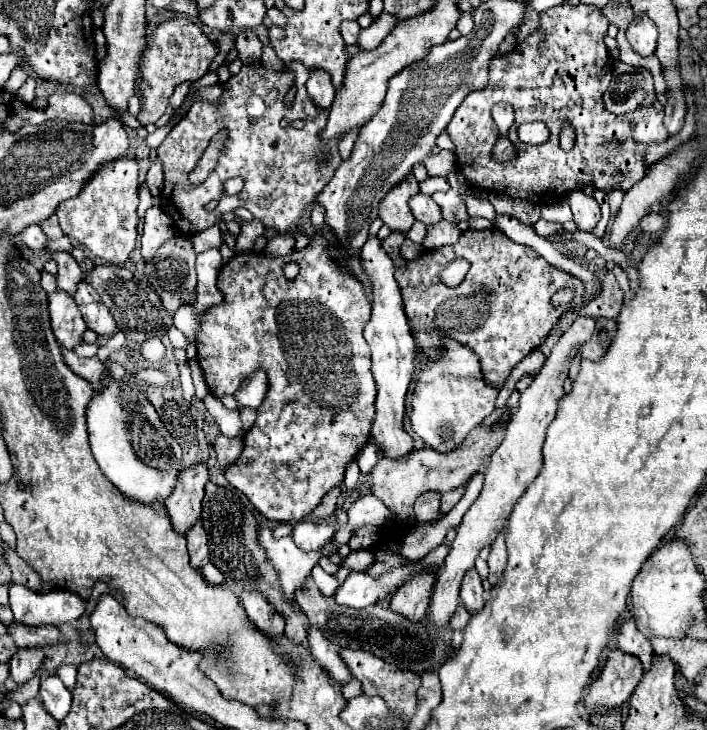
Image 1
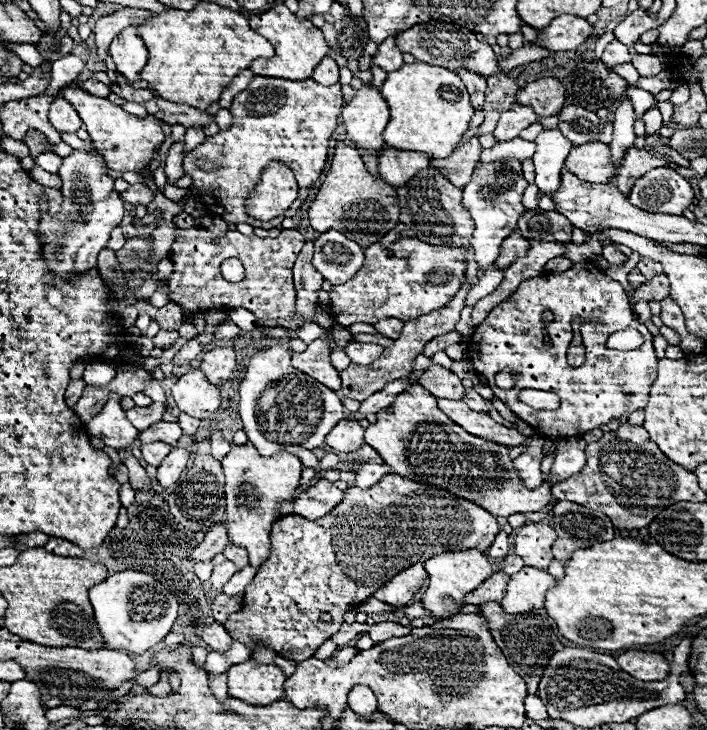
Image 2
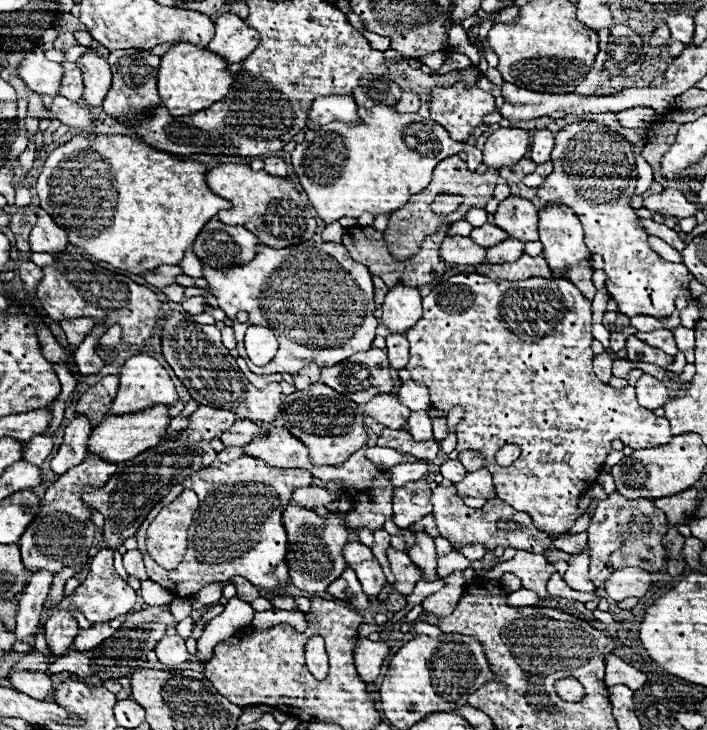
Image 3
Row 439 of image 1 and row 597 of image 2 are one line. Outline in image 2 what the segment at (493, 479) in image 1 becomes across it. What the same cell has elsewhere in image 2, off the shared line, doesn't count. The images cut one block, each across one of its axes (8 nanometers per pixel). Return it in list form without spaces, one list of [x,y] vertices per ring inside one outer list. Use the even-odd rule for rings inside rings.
[[[524,566],[518,574],[512,574],[504,600],[500,600],[500,606],[508,614],[544,608],[544,594],[552,586],[556,586],[556,578],[548,570]]]

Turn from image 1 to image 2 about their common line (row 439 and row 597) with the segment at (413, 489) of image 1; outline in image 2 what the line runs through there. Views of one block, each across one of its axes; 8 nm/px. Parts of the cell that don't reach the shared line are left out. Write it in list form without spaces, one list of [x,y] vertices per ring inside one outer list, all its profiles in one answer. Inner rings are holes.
[[[502,570],[494,572],[484,584],[480,584],[480,588],[470,592],[464,600],[468,604],[482,604],[482,602],[488,602],[488,600],[500,602],[504,598],[504,586],[508,586],[508,580],[510,580],[510,576],[504,574]]]

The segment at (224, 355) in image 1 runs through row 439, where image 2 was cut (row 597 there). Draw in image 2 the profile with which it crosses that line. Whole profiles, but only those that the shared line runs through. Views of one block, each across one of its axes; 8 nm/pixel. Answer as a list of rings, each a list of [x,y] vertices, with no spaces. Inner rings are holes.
[[[388,474],[368,490],[360,490],[356,486],[348,488],[342,502],[320,520],[306,520],[296,514],[278,518],[270,534],[270,556],[258,570],[256,580],[246,586],[242,610],[232,614],[224,626],[234,640],[244,642],[248,648],[254,644],[254,640],[260,640],[268,648],[276,650],[282,658],[294,662],[308,660],[316,654],[322,642],[340,630],[344,614],[368,600],[372,592],[384,586],[392,576],[400,574],[412,564],[424,564],[430,556],[434,556],[432,552],[436,548],[440,552],[468,548],[486,552],[498,532],[500,526],[496,518],[484,508],[450,492],[428,488],[398,474]],[[320,612],[332,614],[332,622],[320,622]]]

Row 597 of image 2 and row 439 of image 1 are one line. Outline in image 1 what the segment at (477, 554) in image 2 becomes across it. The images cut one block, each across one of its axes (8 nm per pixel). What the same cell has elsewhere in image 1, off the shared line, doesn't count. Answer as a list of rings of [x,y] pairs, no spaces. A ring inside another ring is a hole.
[[[444,338],[442,340],[446,354],[432,362],[428,360],[418,376],[414,394],[412,394],[412,412],[410,422],[414,432],[436,452],[452,452],[454,448],[464,442],[464,438],[482,424],[486,416],[494,412],[494,400],[498,396],[498,388],[492,388],[484,382],[480,364],[476,354],[460,346],[456,340]]]

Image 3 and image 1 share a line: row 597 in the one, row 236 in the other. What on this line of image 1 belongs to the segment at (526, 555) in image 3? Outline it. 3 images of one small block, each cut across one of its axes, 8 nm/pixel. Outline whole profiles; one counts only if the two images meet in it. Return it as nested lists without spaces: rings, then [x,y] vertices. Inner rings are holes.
[[[538,220],[538,222],[534,224],[534,230],[536,230],[536,234],[538,234],[538,236],[542,236],[542,238],[548,238],[548,236],[552,236],[556,230],[560,230],[560,226],[558,226],[558,224],[554,224],[554,222]]]

